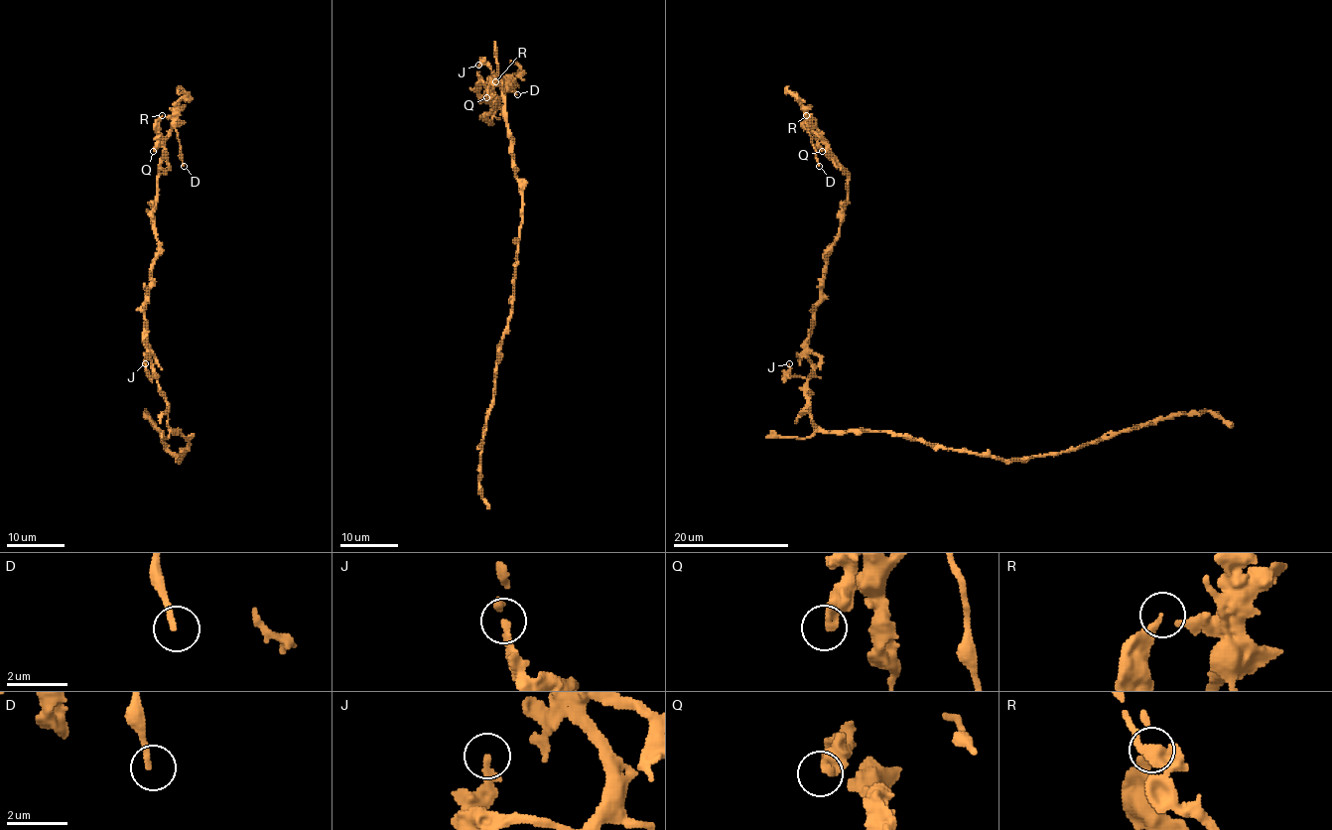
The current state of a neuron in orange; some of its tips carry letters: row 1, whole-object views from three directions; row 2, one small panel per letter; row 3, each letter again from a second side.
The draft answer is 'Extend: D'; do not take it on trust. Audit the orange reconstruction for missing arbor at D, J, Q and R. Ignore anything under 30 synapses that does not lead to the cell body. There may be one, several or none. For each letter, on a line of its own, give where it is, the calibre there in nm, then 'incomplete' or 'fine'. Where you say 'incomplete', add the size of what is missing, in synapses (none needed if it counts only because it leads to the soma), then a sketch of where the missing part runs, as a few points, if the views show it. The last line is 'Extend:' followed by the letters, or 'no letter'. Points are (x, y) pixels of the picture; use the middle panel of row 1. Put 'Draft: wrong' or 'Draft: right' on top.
Draft: wrong
D: place (517, 94); calibre 190 nm; fine
J: place (478, 65); calibre 160 nm; fine
Q: place (486, 97); calibre 300 nm; fine
R: place (495, 81); calibre 200 nm; fine
Extend: no letter

